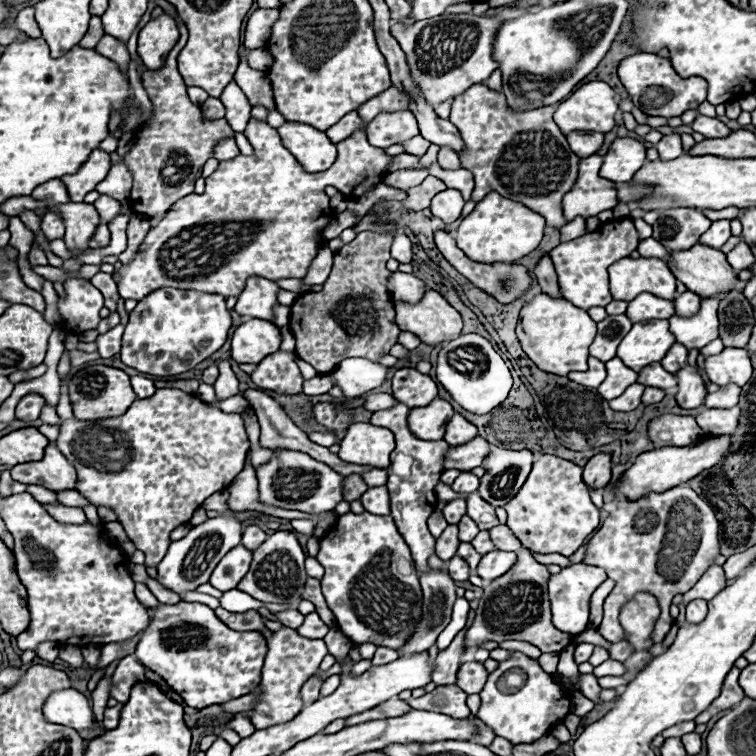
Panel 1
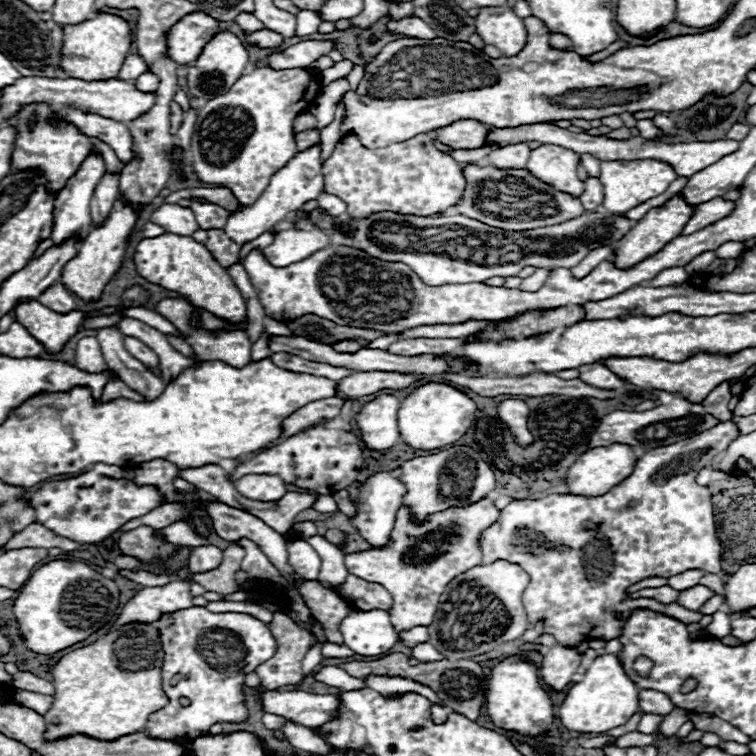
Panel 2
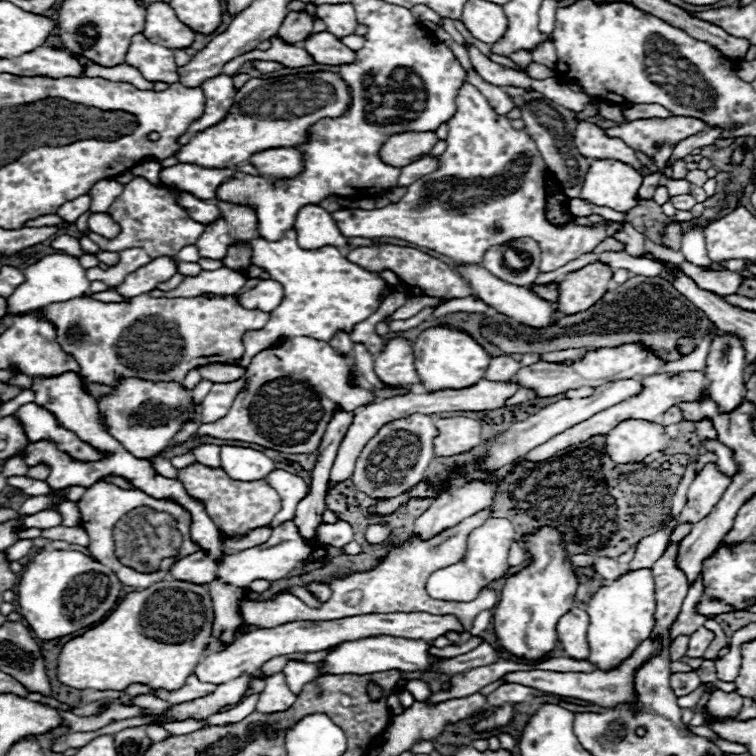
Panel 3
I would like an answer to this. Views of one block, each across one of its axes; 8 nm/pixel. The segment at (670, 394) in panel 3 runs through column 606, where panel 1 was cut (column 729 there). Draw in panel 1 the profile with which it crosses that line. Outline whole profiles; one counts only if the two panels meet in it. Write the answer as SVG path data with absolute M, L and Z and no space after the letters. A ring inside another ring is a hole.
M740 406L734 408L706 408L696 416L698 426L710 434L710 436L722 436L732 434L738 426L740 418Z

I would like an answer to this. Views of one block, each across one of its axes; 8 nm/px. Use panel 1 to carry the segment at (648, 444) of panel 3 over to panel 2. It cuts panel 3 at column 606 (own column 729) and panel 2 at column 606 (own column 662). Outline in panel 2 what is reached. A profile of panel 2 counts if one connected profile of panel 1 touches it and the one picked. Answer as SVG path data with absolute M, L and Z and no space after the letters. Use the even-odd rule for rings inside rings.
M628 444L592 448L570 466L566 486L570 494L598 496L630 476L636 460L638 456Z

